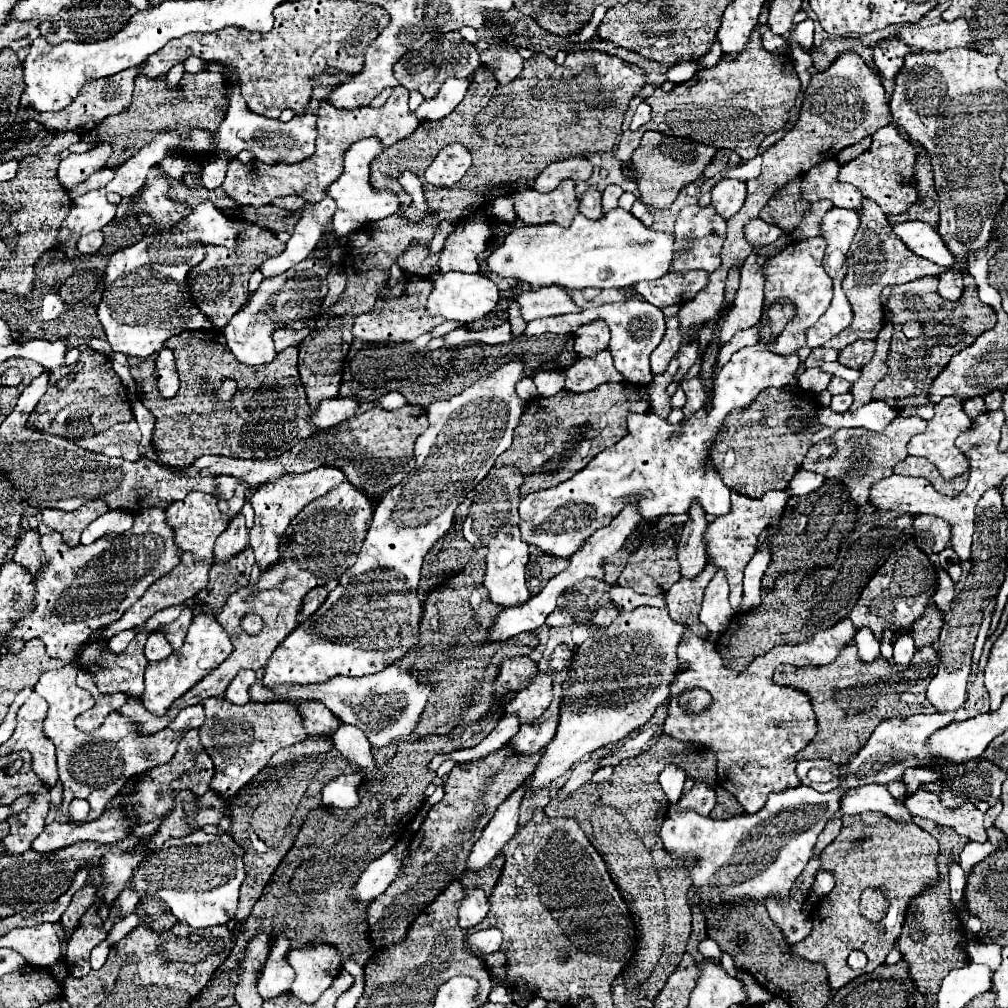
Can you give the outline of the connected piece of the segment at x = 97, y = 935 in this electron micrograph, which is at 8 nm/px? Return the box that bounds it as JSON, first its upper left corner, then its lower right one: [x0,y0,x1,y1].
[66,905,106,977]

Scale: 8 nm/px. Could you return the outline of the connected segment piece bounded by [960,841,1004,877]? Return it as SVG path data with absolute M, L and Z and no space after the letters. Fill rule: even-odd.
M990 841L986 843L968 843L964 847L964 851L960 853L960 867L964 869L966 877L970 875L970 869L974 869L974 865L978 865L978 861L984 861L988 859L988 855L992 855L994 851L1000 851L1004 847L998 847L998 845L992 845Z

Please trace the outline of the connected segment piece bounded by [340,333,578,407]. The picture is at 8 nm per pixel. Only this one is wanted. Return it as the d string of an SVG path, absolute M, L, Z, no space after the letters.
M544 333L540 337L520 337L502 345L472 343L460 347L440 347L434 351L408 351L406 343L368 343L354 339L348 361L344 363L344 377L340 387L340 397L350 397L358 401L378 401L390 391L398 391L406 397L410 405L428 407L434 401L450 399L470 387L474 381L494 373L504 363L514 359L526 359L526 375L534 377L538 371L564 371L568 363L578 359L574 351L574 335L552 335Z

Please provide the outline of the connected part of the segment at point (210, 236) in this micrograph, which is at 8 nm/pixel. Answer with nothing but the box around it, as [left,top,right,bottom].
[98,201,252,357]

